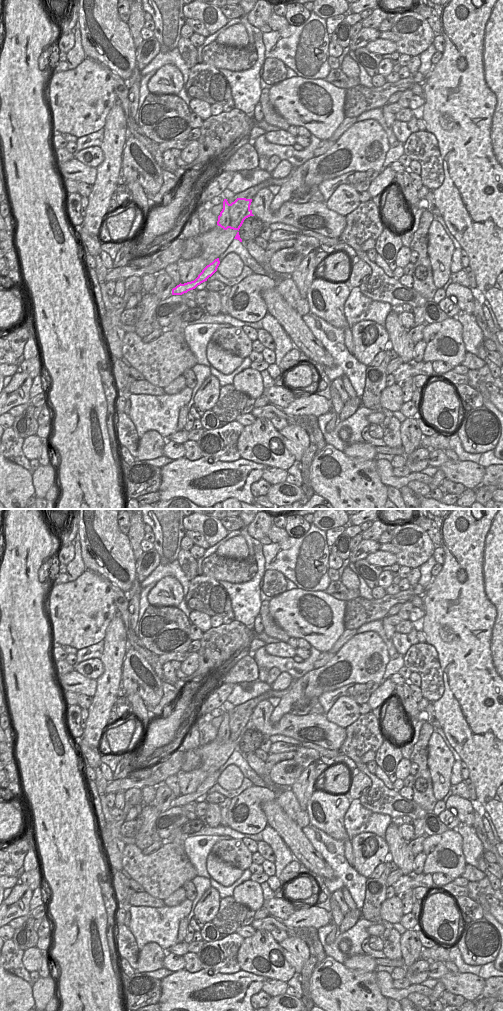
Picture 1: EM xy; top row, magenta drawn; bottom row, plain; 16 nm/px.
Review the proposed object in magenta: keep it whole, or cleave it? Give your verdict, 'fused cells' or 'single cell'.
fused cells

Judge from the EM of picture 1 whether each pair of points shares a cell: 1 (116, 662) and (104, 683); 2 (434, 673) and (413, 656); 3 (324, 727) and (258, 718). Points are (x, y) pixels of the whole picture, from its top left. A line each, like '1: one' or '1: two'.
1: one
2: one
3: one

